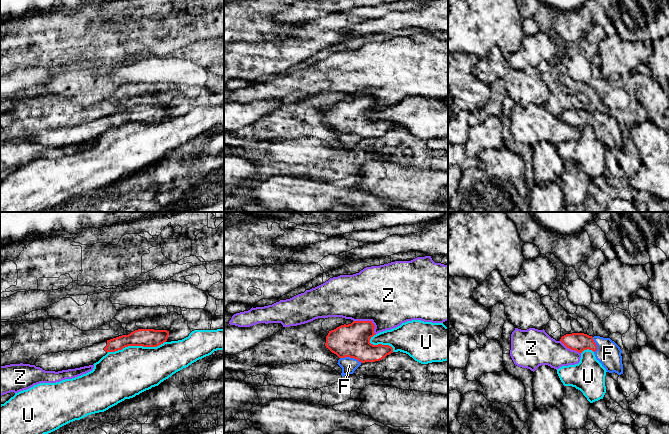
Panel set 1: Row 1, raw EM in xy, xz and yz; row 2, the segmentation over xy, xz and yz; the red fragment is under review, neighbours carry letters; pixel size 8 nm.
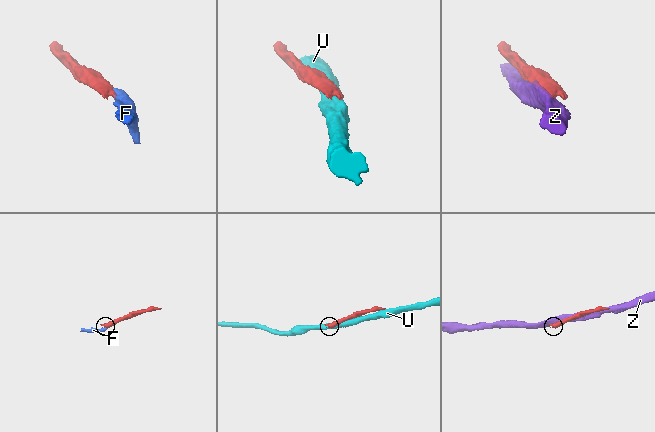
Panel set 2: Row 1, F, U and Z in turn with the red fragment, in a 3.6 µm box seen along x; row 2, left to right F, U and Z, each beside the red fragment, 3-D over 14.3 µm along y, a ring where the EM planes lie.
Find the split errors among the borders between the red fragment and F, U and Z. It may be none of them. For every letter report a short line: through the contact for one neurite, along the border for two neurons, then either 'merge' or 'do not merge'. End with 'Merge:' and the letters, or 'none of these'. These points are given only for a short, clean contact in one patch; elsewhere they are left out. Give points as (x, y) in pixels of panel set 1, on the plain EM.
F: line xz (353, 116), (351, 133), (349, 141); merge
U: do not merge
Z: do not merge
Merge: F

